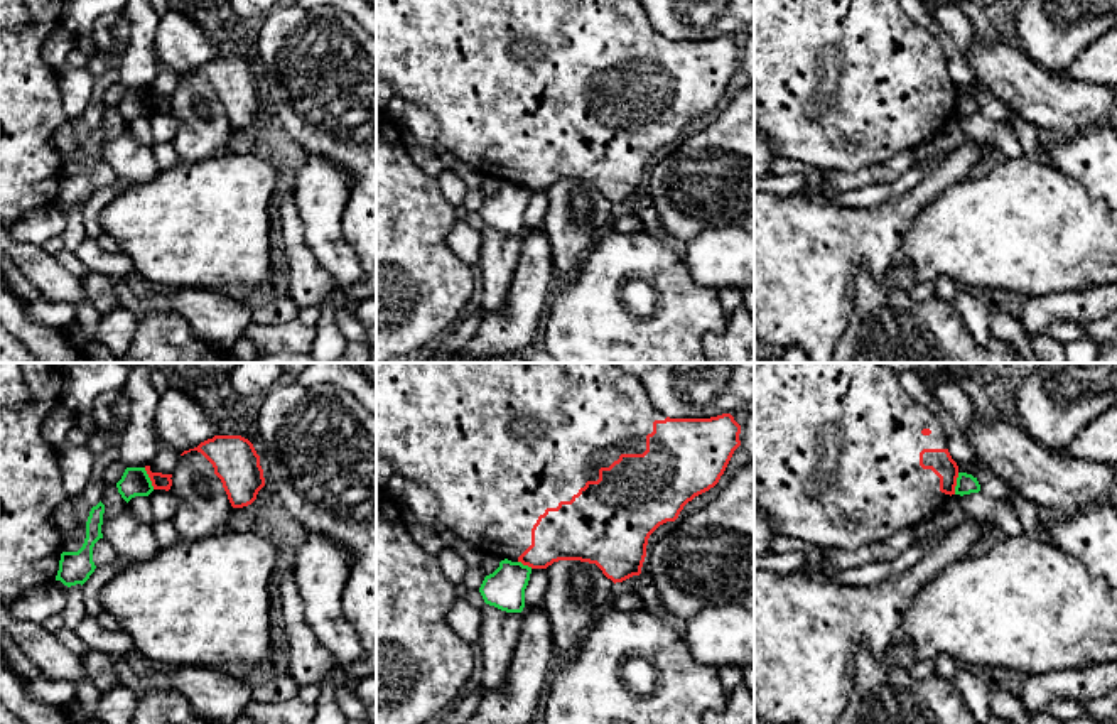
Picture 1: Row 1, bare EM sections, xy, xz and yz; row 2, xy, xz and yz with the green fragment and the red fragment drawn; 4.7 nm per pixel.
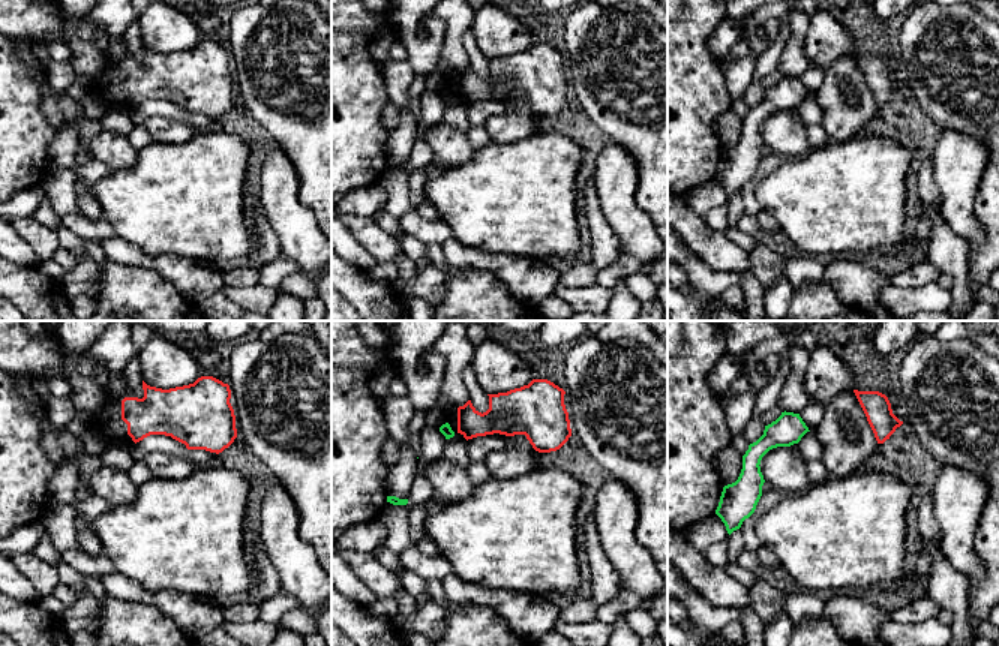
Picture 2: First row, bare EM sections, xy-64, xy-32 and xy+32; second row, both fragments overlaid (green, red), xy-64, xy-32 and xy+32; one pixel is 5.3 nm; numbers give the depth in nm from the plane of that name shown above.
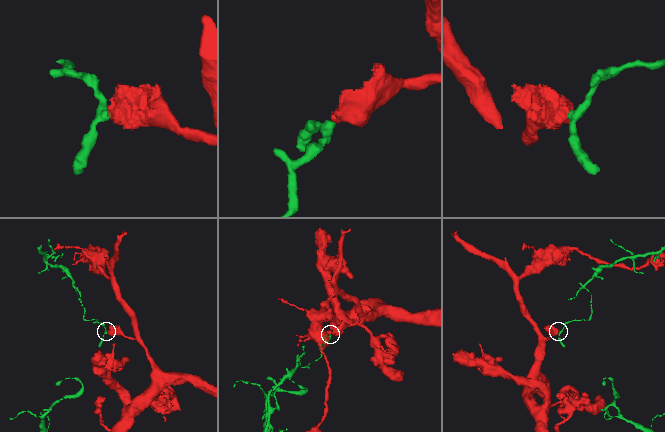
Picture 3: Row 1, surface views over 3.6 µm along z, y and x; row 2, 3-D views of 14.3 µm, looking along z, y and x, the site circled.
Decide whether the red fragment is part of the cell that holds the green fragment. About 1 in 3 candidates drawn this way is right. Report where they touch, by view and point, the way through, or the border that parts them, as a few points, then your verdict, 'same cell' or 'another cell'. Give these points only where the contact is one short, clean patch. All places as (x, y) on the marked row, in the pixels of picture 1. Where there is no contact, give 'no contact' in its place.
xy (149, 478) | along xy (144, 468), (154, 488) | another cell

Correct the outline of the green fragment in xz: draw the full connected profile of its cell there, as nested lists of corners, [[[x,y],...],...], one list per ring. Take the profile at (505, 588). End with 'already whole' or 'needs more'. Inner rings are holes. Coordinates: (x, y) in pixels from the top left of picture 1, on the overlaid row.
[[[505,559],[493,574],[484,577],[479,592],[489,606],[506,613],[521,613],[530,574],[532,567]]]; already whole

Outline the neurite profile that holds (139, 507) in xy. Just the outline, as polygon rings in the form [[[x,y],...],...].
[[[135,496],[127,503],[127,510],[143,523],[154,525],[154,513],[150,506],[150,498],[148,496]]]

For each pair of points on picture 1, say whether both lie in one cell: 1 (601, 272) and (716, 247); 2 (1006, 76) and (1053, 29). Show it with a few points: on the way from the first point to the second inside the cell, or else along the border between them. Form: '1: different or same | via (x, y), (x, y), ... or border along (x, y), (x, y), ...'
1: different | border along (682, 257), (690, 277), (707, 289)
2: different | border along (1019, 51), (1038, 66), (1058, 75)

